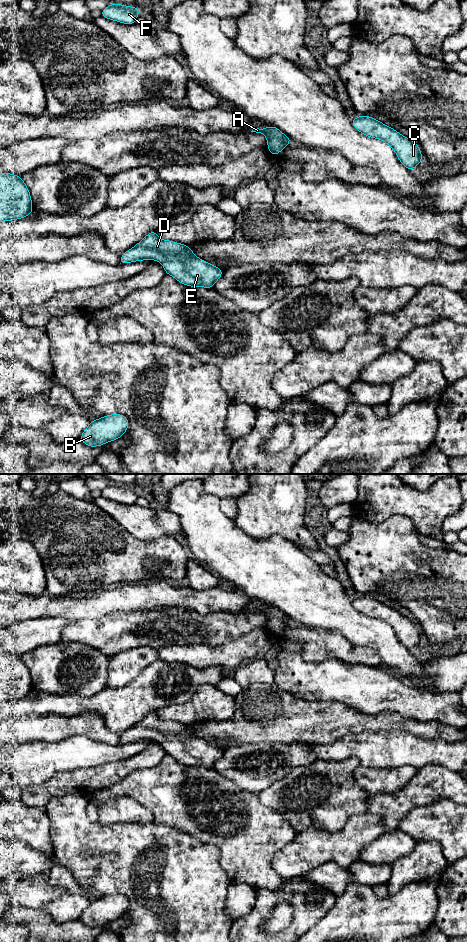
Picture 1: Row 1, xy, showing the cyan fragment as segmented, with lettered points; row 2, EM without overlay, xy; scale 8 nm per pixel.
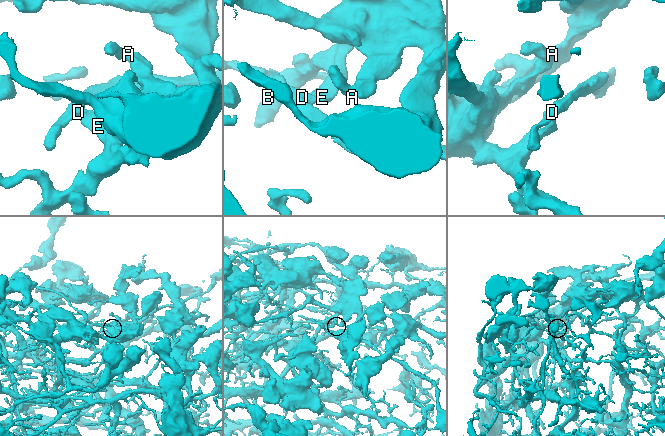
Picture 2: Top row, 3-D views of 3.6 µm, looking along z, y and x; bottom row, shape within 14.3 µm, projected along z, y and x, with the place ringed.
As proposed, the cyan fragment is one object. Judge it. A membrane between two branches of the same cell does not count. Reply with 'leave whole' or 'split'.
leave whole

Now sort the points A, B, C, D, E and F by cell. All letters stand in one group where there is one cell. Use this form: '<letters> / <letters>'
A B C D E F

